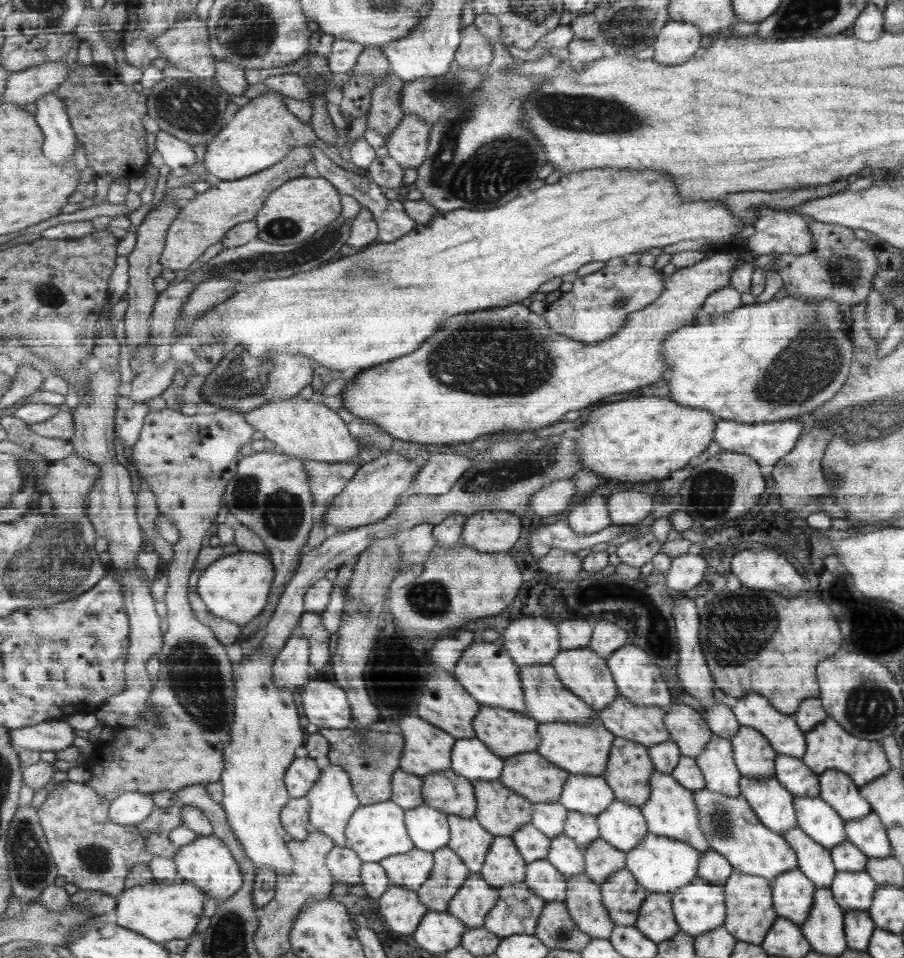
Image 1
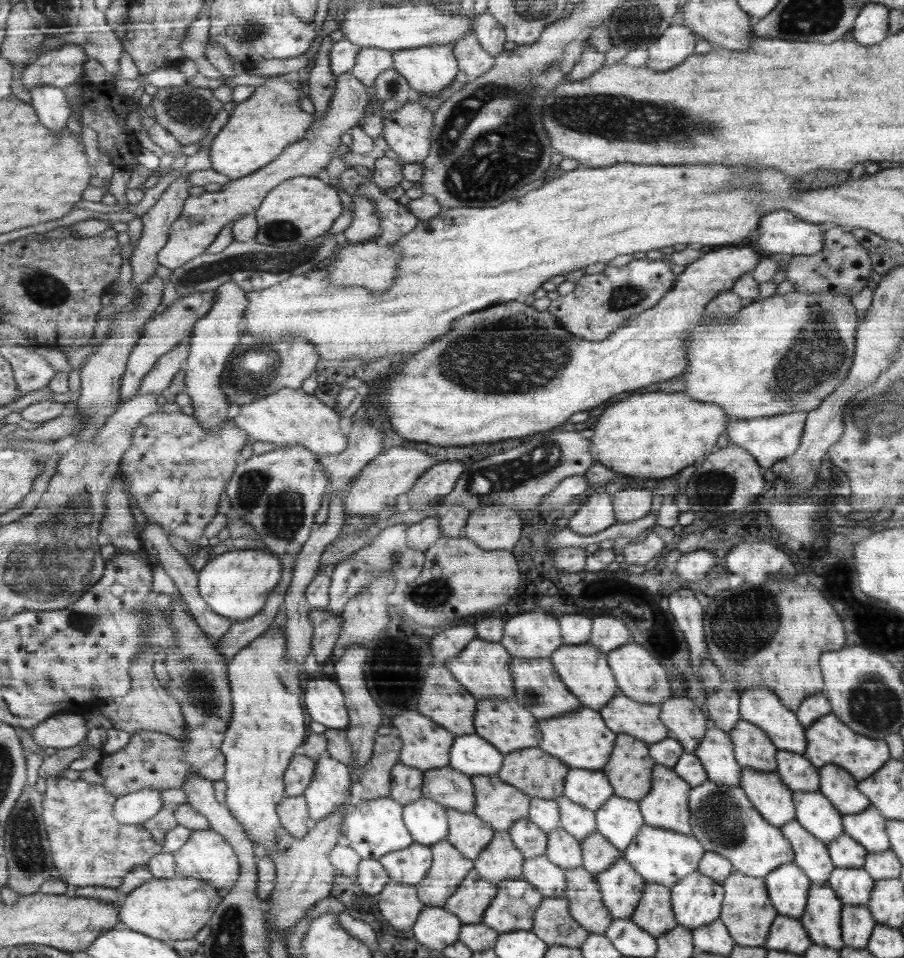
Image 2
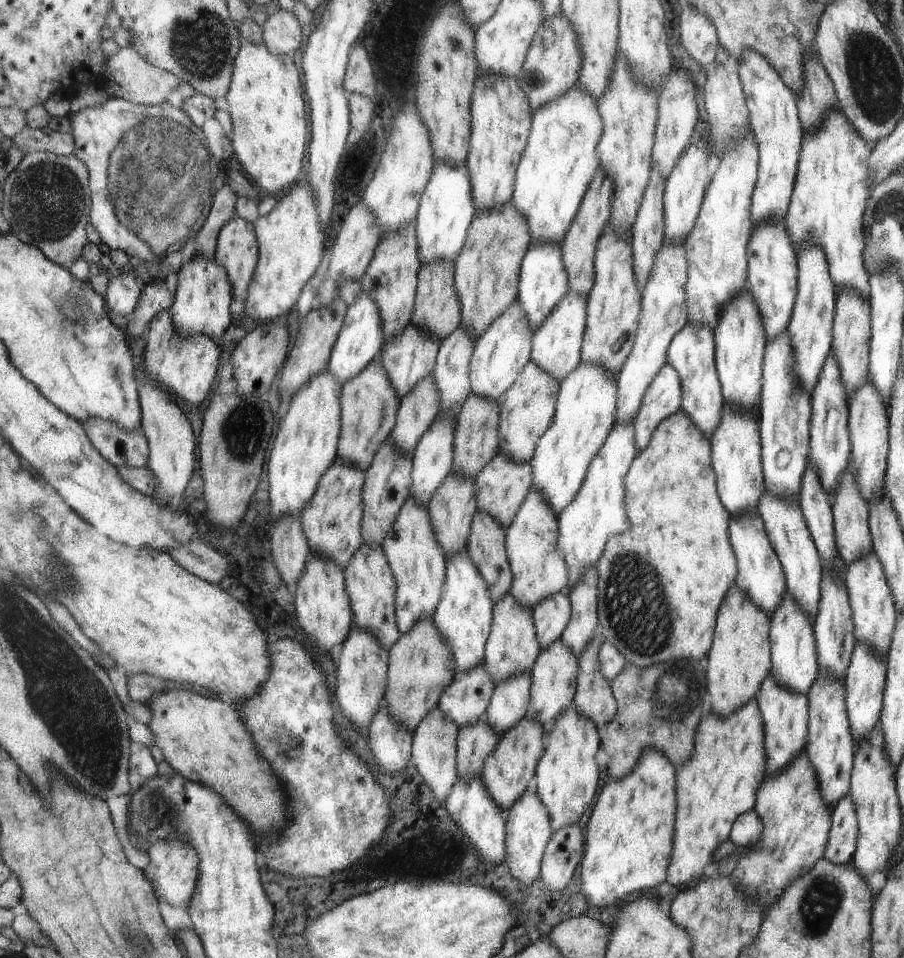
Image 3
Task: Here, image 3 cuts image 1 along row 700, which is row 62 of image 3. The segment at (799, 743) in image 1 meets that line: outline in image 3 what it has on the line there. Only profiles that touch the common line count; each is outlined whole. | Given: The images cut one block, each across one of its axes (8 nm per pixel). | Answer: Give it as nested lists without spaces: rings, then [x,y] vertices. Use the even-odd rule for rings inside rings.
[[[754,49],[744,52],[748,54],[742,54],[734,63],[739,66],[745,98],[750,107],[752,130],[760,147],[759,182],[752,197],[751,210],[751,221],[759,225],[762,221],[782,221],[786,217],[795,190],[805,132],[799,119],[796,92],[783,81],[779,71],[766,62],[764,56]]]

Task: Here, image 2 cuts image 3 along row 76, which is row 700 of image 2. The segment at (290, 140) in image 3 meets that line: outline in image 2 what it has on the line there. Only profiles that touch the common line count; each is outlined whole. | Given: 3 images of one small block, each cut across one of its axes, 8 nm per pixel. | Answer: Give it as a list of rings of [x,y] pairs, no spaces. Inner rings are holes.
[[[274,625],[268,627],[258,638],[255,638],[248,646],[236,653],[236,658],[229,664],[231,685],[233,688],[235,713],[230,728],[227,732],[227,738],[224,741],[223,751],[227,756],[227,778],[225,782],[228,784],[229,792],[227,803],[230,805],[232,814],[236,816],[240,826],[244,828],[251,841],[257,848],[257,855],[264,854],[269,857],[270,853],[275,853],[276,844],[278,842],[277,832],[283,831],[282,824],[279,822],[278,806],[287,798],[286,784],[283,782],[284,774],[287,773],[288,766],[294,758],[294,750],[306,740],[306,726],[304,726],[304,710],[300,704],[300,678],[298,678],[298,669],[296,661],[291,661],[287,656],[287,638],[282,631],[279,631]]]

